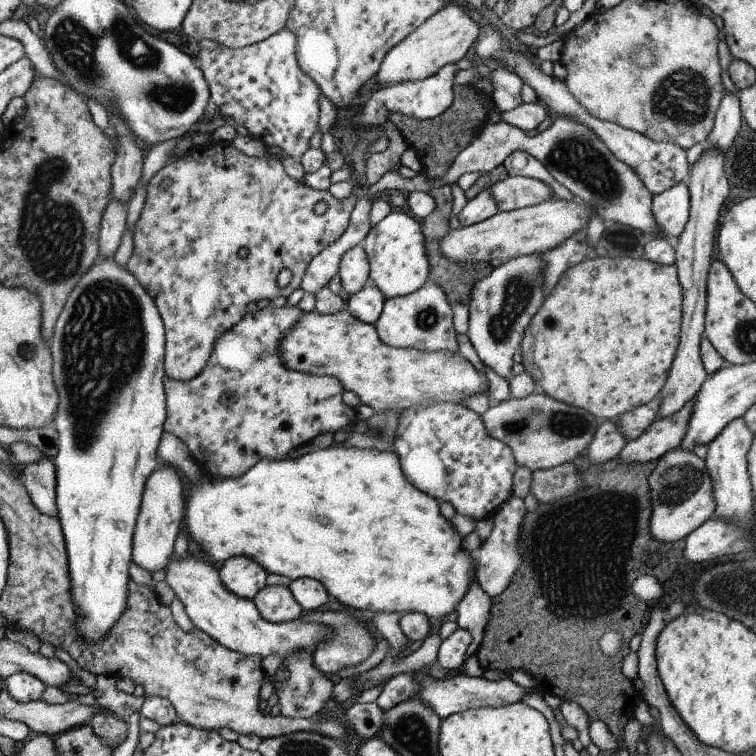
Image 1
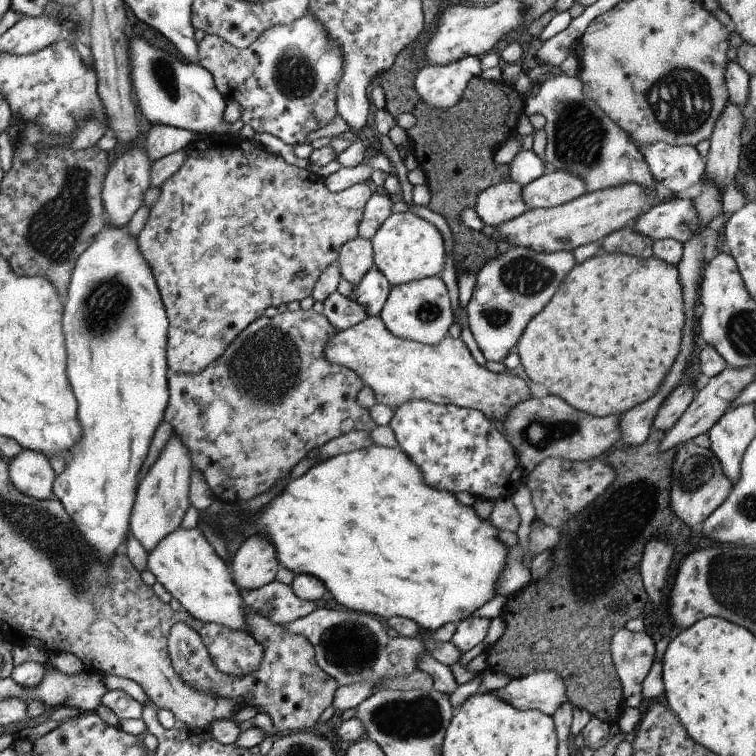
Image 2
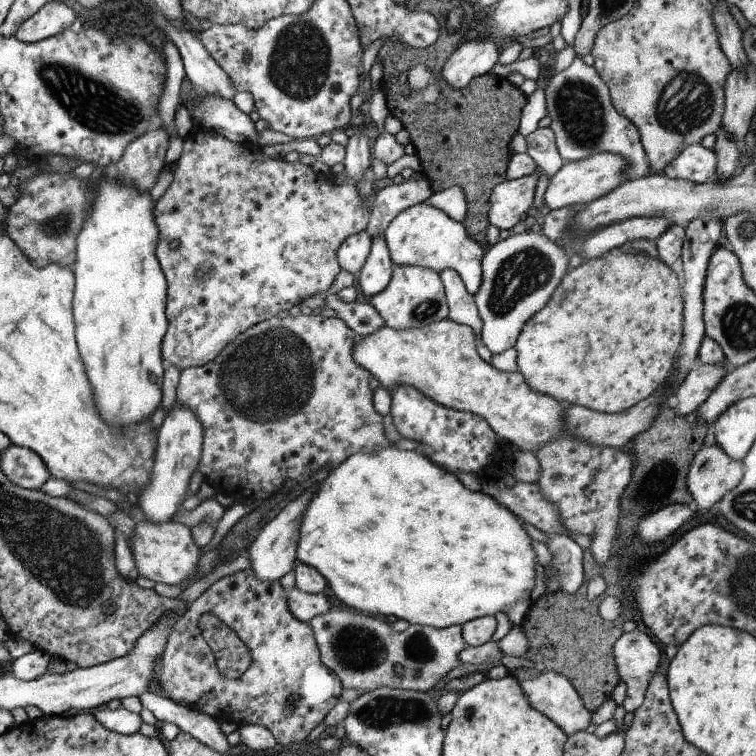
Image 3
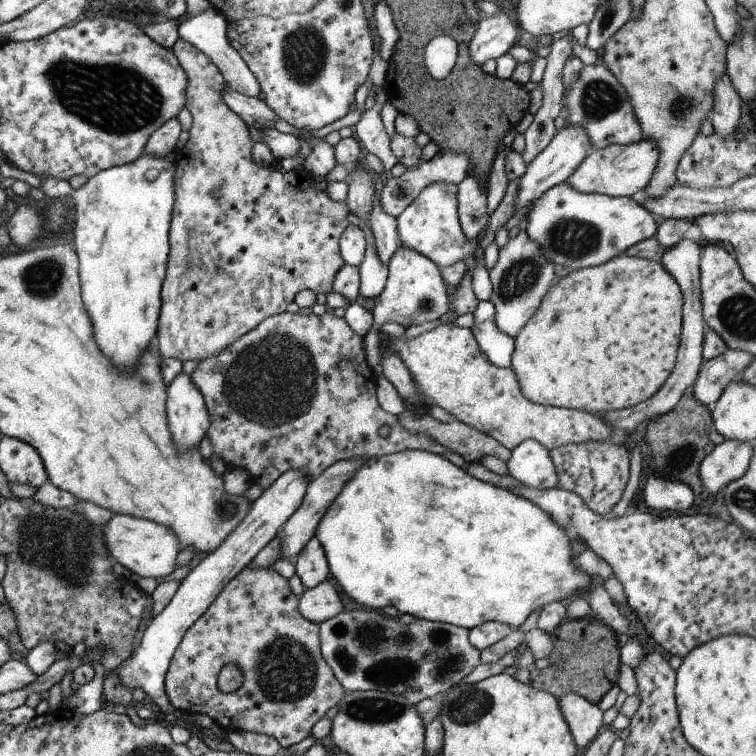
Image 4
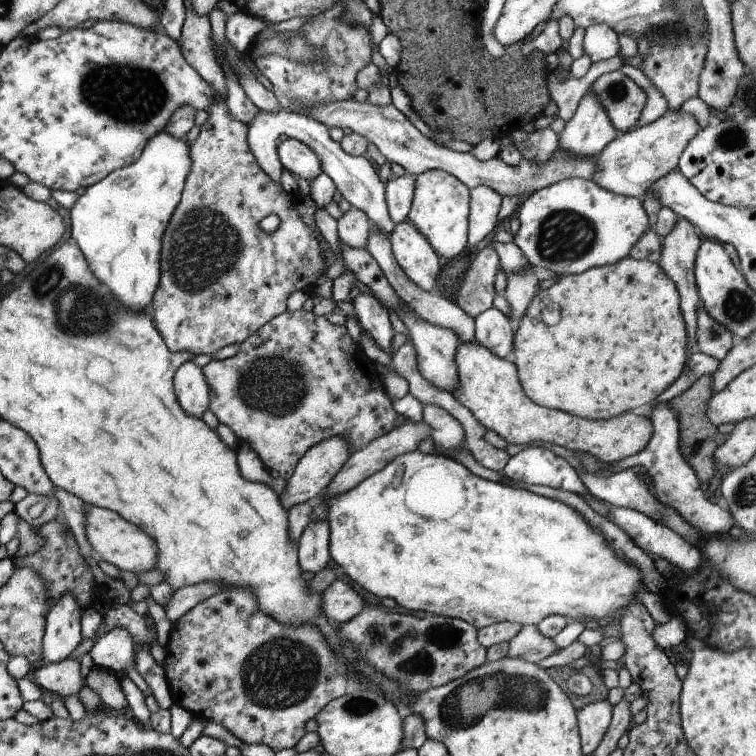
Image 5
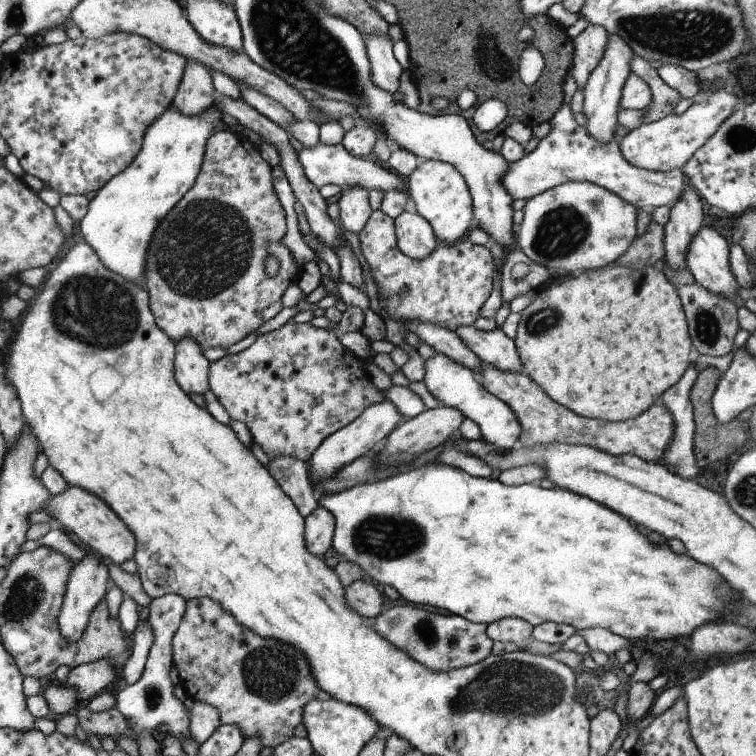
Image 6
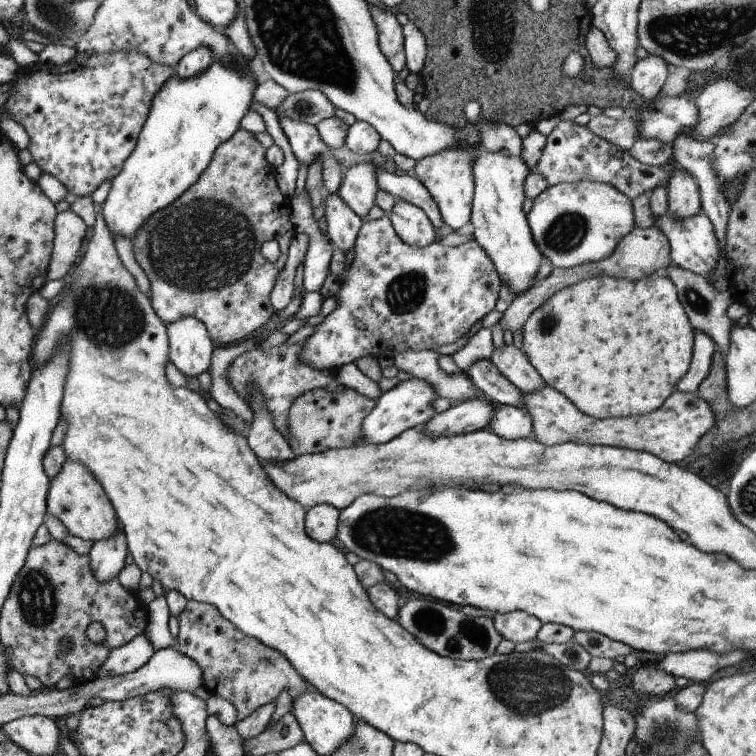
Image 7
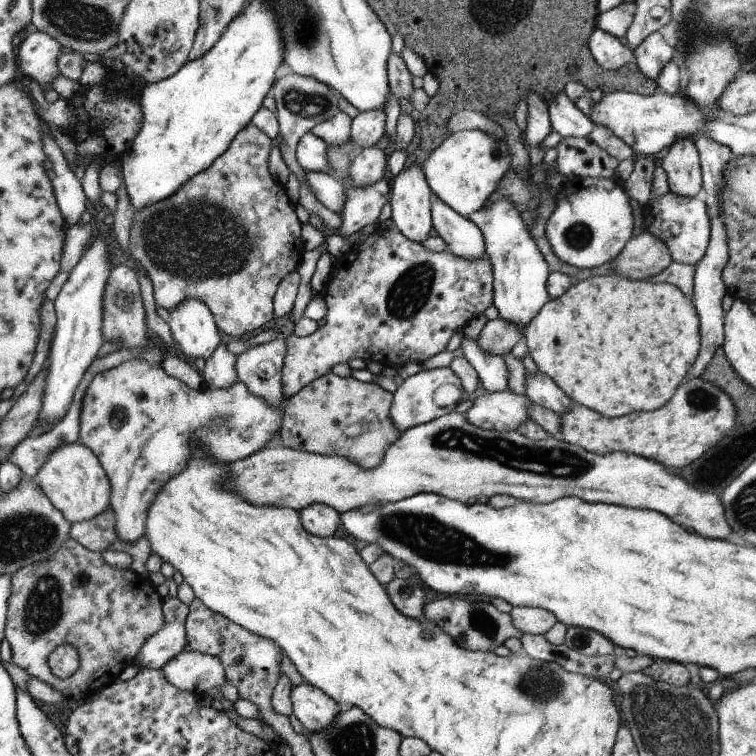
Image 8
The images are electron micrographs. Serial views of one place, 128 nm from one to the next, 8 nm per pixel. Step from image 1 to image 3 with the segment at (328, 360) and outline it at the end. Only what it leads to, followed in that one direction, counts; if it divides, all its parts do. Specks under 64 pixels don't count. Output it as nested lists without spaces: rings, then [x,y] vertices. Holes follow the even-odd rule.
[[[449,319],[408,330],[394,330],[384,325],[374,334],[355,340],[352,356],[354,362],[366,368],[384,390],[392,393],[402,384],[414,386],[432,402],[444,408],[467,411],[484,418],[500,440],[516,445],[518,450],[536,452],[539,444],[544,445],[556,438],[562,438],[565,431],[562,404],[550,396],[534,391],[519,371],[500,371],[482,360],[477,354],[476,338],[476,334],[468,326],[456,325]]]

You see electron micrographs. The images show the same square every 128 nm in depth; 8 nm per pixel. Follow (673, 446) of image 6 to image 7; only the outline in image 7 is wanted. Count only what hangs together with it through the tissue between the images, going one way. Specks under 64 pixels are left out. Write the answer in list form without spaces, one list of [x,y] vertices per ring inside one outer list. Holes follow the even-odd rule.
[[[695,332],[695,341],[693,346],[692,360],[688,372],[682,377],[675,390],[680,392],[695,392],[700,383],[708,376],[712,356],[716,352],[714,340],[704,334],[704,332]]]

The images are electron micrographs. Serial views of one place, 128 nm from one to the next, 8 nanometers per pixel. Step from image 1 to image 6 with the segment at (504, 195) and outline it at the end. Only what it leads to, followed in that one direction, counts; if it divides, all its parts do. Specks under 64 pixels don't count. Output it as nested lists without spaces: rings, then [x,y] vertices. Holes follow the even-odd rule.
[[[723,87],[711,92],[708,99],[692,104],[686,112],[676,116],[668,114],[661,118],[656,118],[652,124],[644,124],[628,132],[619,142],[619,149],[626,158],[628,164],[636,168],[644,168],[649,172],[668,171],[672,169],[681,169],[692,158],[695,150],[700,150],[710,136],[716,134],[716,130],[722,126],[726,118],[734,114],[735,104],[739,98],[726,91]]]

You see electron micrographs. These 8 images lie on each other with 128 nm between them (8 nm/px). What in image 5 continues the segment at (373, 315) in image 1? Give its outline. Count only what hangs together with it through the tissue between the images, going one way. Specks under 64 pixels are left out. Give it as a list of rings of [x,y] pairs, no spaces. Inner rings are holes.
[[[258,110],[258,114],[254,116],[254,120],[248,124],[247,127],[247,140],[258,162],[258,166],[268,174],[268,176],[278,184],[282,186],[282,171],[278,153],[277,145],[278,138],[282,134],[286,134],[288,138],[300,140],[302,144],[306,144],[320,160],[320,166],[322,166],[322,173],[328,175],[333,181],[343,198],[350,202],[354,208],[360,208],[368,215],[371,223],[378,224],[386,234],[390,235],[392,230],[396,228],[397,224],[392,222],[390,214],[388,214],[388,208],[386,208],[386,195],[384,181],[380,180],[379,173],[376,172],[373,167],[373,162],[366,156],[352,156],[346,154],[339,142],[334,142],[328,134],[329,128],[326,128],[324,124],[312,120],[312,118],[306,118],[306,116],[300,116],[290,111],[284,112],[264,112],[264,110]]]

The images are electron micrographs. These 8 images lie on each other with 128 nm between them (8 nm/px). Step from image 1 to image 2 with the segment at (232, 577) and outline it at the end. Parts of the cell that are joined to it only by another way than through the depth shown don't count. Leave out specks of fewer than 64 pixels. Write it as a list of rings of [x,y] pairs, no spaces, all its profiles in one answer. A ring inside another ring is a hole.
[[[250,533],[232,557],[231,576],[244,590],[256,590],[270,584],[278,574],[274,546],[264,534]]]

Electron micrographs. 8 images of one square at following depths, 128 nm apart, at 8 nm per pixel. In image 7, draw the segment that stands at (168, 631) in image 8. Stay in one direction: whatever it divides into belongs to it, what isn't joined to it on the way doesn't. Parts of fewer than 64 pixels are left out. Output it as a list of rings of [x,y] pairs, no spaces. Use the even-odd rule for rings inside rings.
[[[141,634],[136,637],[136,640],[130,641],[127,645],[111,649],[104,666],[98,668],[98,676],[118,676],[136,672],[156,652],[158,650],[154,648],[146,634]]]

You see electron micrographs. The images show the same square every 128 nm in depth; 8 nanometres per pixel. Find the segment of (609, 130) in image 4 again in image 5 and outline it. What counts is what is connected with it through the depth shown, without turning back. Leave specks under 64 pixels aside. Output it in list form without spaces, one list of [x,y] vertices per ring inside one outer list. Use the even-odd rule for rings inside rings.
[[[622,71],[602,74],[590,86],[620,133],[634,129],[646,104],[646,93]]]

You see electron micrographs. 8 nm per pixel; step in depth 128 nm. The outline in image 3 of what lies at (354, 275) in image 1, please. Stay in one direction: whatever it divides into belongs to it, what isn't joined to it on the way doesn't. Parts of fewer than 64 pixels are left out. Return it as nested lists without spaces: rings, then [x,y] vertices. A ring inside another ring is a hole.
[[[366,229],[358,232],[358,234],[348,236],[337,252],[337,260],[341,269],[358,276],[368,258],[368,254],[370,254],[371,246],[372,239]]]

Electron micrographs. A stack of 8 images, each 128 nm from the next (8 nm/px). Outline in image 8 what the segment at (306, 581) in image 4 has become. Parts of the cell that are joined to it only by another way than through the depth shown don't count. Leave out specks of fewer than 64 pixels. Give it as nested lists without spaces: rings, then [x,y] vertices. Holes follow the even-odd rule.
[[[314,503],[299,511],[304,530],[317,537],[330,537],[341,524],[340,513],[324,503]]]

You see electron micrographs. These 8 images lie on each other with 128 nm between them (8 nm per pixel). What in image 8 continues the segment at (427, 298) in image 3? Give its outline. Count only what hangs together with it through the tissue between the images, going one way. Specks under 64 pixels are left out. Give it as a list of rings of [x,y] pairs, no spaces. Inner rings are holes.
[[[414,163],[396,175],[391,194],[394,228],[408,240],[422,244],[432,232],[434,196],[422,172],[422,164]]]

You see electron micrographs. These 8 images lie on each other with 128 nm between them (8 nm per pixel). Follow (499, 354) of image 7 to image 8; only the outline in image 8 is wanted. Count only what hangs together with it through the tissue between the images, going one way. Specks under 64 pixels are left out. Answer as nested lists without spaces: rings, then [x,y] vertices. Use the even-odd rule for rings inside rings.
[[[540,371],[536,374],[526,374],[526,386],[524,386],[524,394],[537,405],[543,406],[546,410],[551,410],[556,414],[566,412],[574,400],[570,400],[560,386]]]

